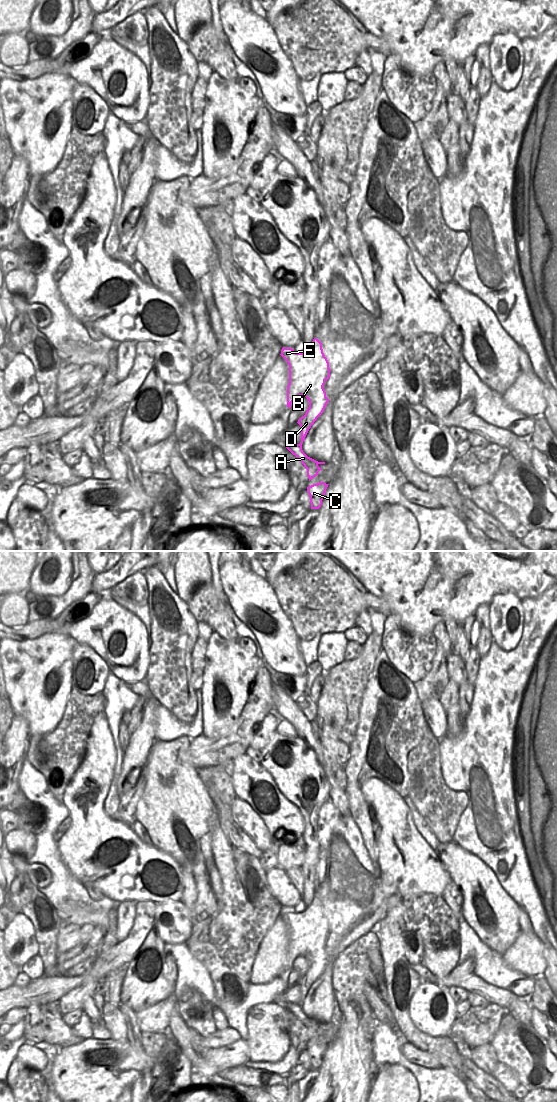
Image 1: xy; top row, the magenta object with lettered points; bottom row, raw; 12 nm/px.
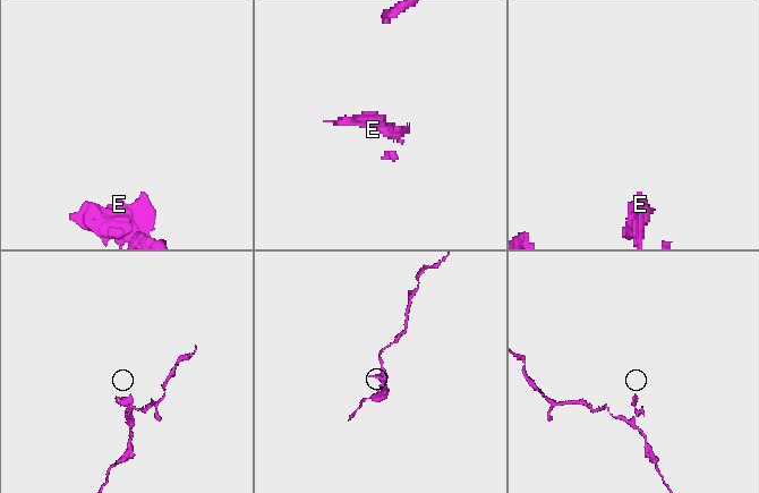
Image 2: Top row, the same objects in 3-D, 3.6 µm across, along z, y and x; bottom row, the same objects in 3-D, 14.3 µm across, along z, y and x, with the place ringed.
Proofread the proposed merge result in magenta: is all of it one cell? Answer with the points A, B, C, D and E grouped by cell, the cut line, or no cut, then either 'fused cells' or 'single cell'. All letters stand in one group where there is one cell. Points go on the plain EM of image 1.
groups A C / B D E; cut xy (286, 1004), (299, 1004), (301, 1006); fused cells

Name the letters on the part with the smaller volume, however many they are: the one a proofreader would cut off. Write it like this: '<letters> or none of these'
B, D, E

